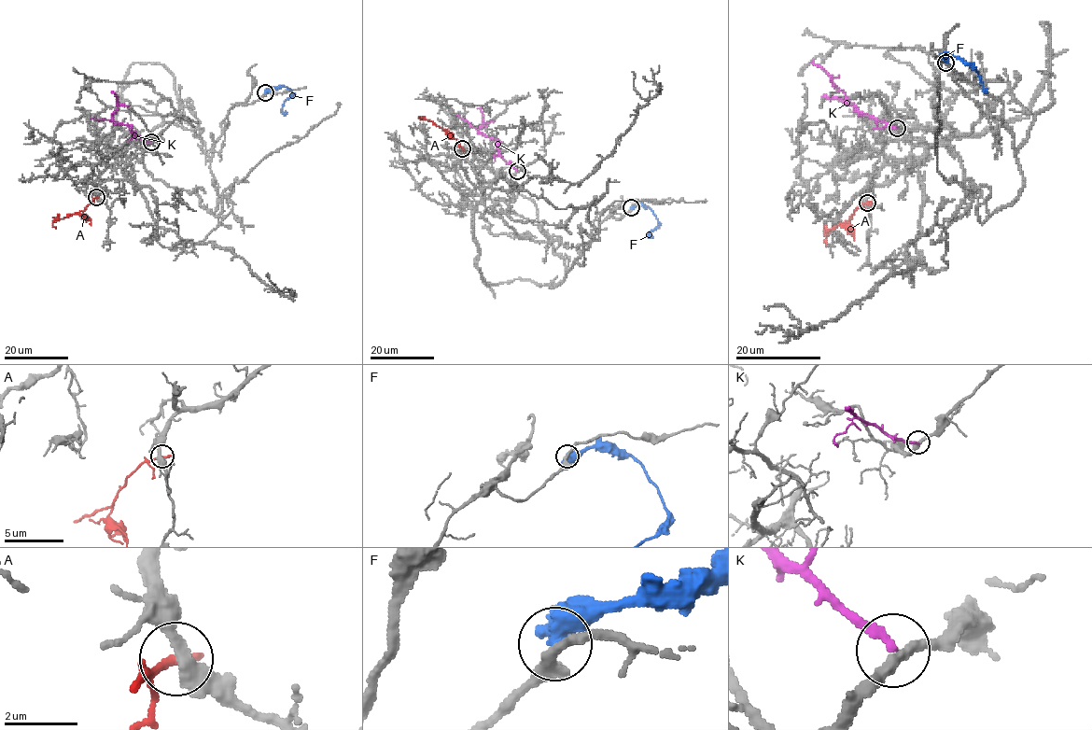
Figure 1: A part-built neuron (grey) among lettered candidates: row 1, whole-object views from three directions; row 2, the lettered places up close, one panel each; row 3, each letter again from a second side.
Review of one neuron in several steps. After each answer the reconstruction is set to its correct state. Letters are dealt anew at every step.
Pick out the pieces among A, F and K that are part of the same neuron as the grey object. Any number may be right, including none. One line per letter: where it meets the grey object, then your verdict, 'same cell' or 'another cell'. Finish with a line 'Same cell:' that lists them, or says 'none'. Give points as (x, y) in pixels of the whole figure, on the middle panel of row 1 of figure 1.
A: meets grey at (462, 148); another cell
F: meets grey at (631, 207); another cell
K: meets grey at (517, 171); same cell
Same cell: K

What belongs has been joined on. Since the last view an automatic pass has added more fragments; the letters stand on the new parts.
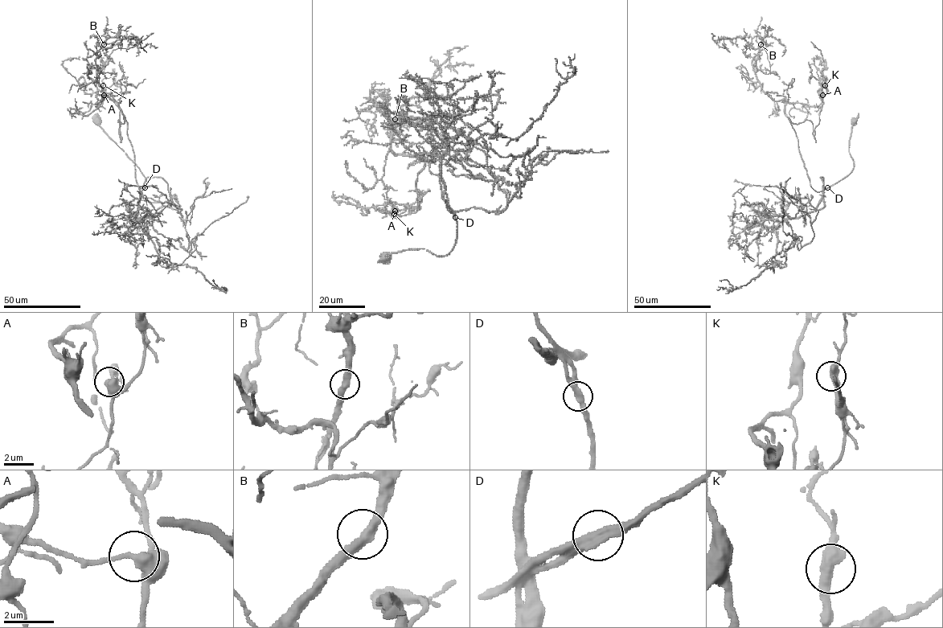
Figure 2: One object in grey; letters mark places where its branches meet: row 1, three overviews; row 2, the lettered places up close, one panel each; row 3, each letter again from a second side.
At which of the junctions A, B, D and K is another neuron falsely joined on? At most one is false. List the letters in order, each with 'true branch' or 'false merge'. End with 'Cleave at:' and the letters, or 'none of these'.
A: true branch
B: true branch
D: false merge
K: true branch
Cleave at: D

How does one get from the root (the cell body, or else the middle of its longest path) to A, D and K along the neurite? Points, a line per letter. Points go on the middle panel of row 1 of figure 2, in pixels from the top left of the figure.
A: (384, 257), (416, 248), (445, 256), (457, 237), (447, 194), (421, 153), (387, 153), (382, 179), (395, 211)
D: (384, 257), (387, 254), (416, 248), (424, 248), (437, 256), (446, 255), (453, 247), (457, 237), (455, 217)
K: (384, 257), (416, 248), (445, 256), (457, 237), (447, 194), (421, 153), (387, 153), (382, 179), (394, 214)

